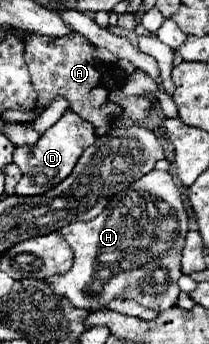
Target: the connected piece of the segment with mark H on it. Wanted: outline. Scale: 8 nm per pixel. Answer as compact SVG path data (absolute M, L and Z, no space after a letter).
M153 170L135 180L131 188L123 190L123 194L115 194L115 198L111 198L111 202L105 206L103 214L99 214L95 220L75 222L59 228L57 234L75 250L75 262L67 274L49 276L43 278L43 282L47 282L47 286L55 290L55 294L67 298L75 308L89 312L107 310L109 302L113 300L135 300L137 304L155 312L173 308L179 296L177 280L181 278L181 250L189 226L189 216L177 188L179 186L169 172Z

